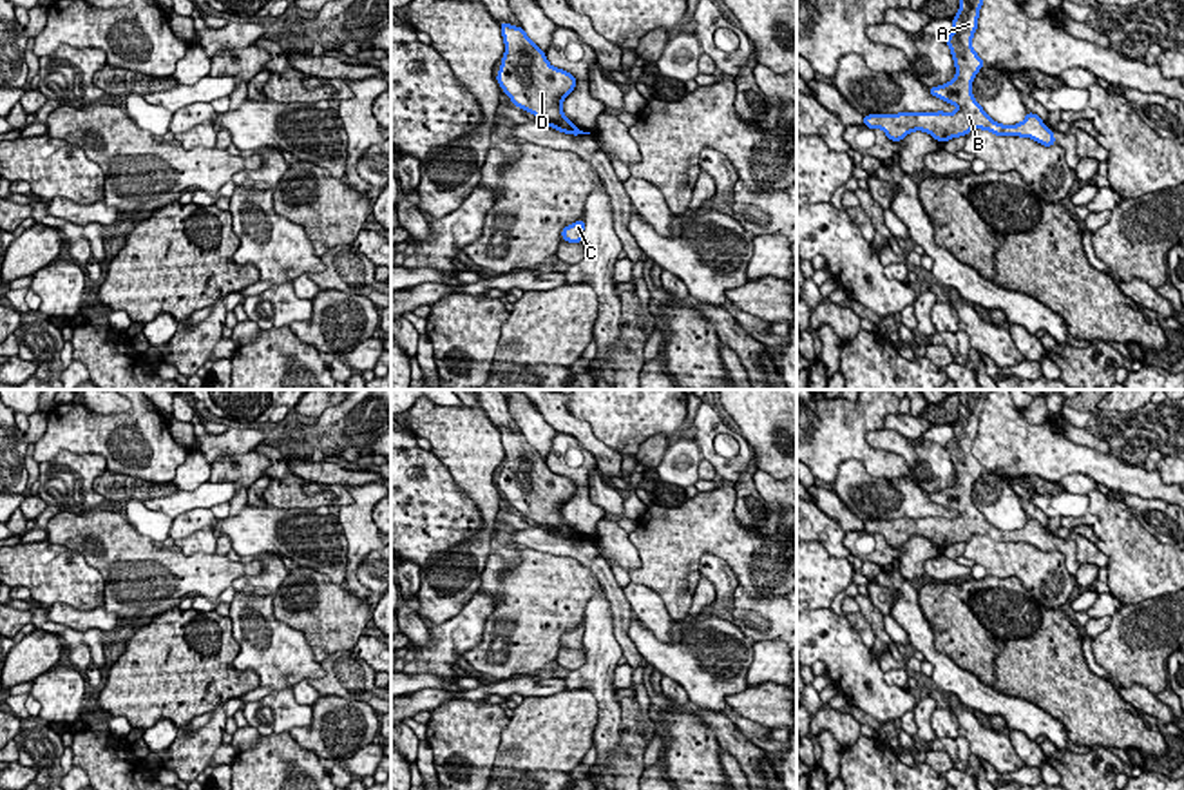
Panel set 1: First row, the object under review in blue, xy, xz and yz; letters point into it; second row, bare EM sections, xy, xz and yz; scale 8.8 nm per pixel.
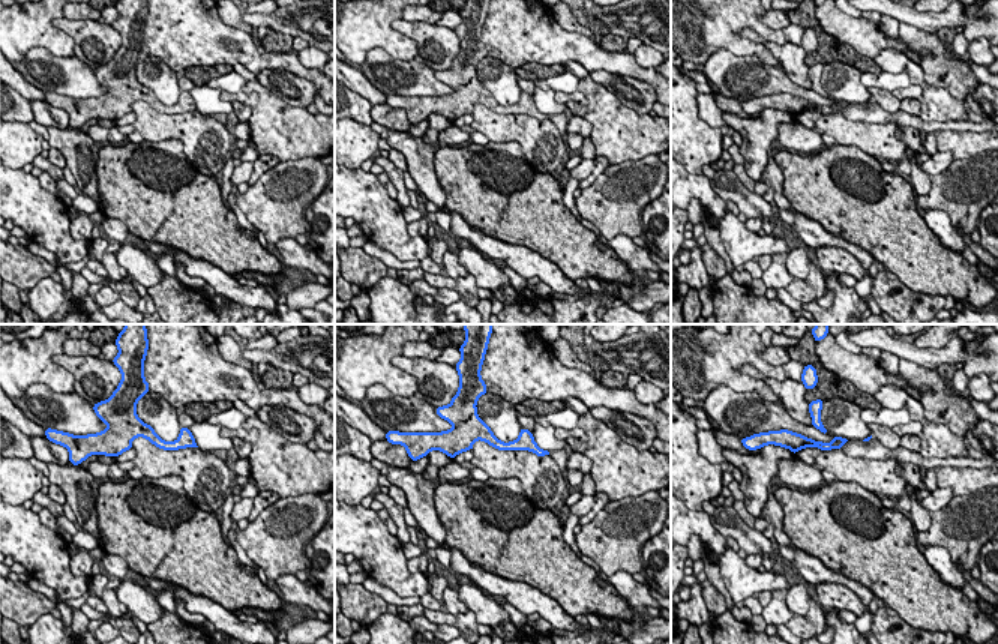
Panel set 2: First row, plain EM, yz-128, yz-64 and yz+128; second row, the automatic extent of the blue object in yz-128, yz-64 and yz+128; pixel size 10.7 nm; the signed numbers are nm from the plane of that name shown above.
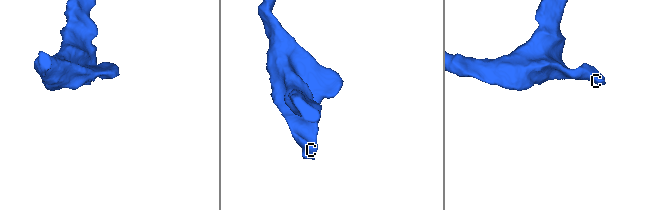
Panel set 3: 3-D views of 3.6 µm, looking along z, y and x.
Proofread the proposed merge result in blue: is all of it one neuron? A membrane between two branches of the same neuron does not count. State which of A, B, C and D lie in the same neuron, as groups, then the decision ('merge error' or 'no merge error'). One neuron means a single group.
A B C D | no merge error

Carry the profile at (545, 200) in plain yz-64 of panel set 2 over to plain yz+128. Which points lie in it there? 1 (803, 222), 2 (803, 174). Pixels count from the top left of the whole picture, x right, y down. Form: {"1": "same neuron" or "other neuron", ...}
{"1": "other neuron", "2": "same neuron"}

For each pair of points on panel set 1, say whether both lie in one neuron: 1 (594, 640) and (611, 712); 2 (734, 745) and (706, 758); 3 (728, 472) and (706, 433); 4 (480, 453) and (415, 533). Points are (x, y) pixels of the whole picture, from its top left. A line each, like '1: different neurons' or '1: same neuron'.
1: same neuron
2: different neurons
3: same neuron
4: different neurons

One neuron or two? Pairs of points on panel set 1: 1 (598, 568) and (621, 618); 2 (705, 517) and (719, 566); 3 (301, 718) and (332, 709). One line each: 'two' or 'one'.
1: one
2: two
3: two

